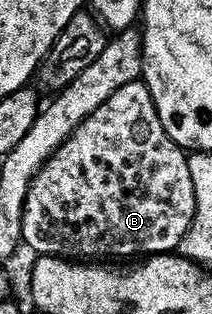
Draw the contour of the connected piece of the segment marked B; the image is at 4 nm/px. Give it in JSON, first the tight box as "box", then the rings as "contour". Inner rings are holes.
{"box":[21,81,194,261],"contour":[[[136,81],[129,85],[121,85],[121,89],[117,89],[117,93],[113,93],[113,97],[109,97],[109,101],[97,105],[97,109],[93,109],[93,113],[89,113],[89,117],[85,117],[85,121],[81,121],[81,125],[77,125],[77,129],[73,129],[70,137],[49,156],[47,164],[35,175],[35,180],[31,182],[31,188],[25,197],[25,209],[21,217],[21,233],[23,234],[22,240],[33,245],[38,256],[57,255],[72,261],[78,260],[80,257],[107,257],[103,255],[139,255],[135,257],[143,257],[148,253],[174,252],[185,237],[194,216],[193,177],[189,177],[189,165],[184,148],[178,147],[169,137],[169,133],[165,133],[165,129],[161,125],[161,117],[153,105],[153,97],[149,93],[146,83]]]}

